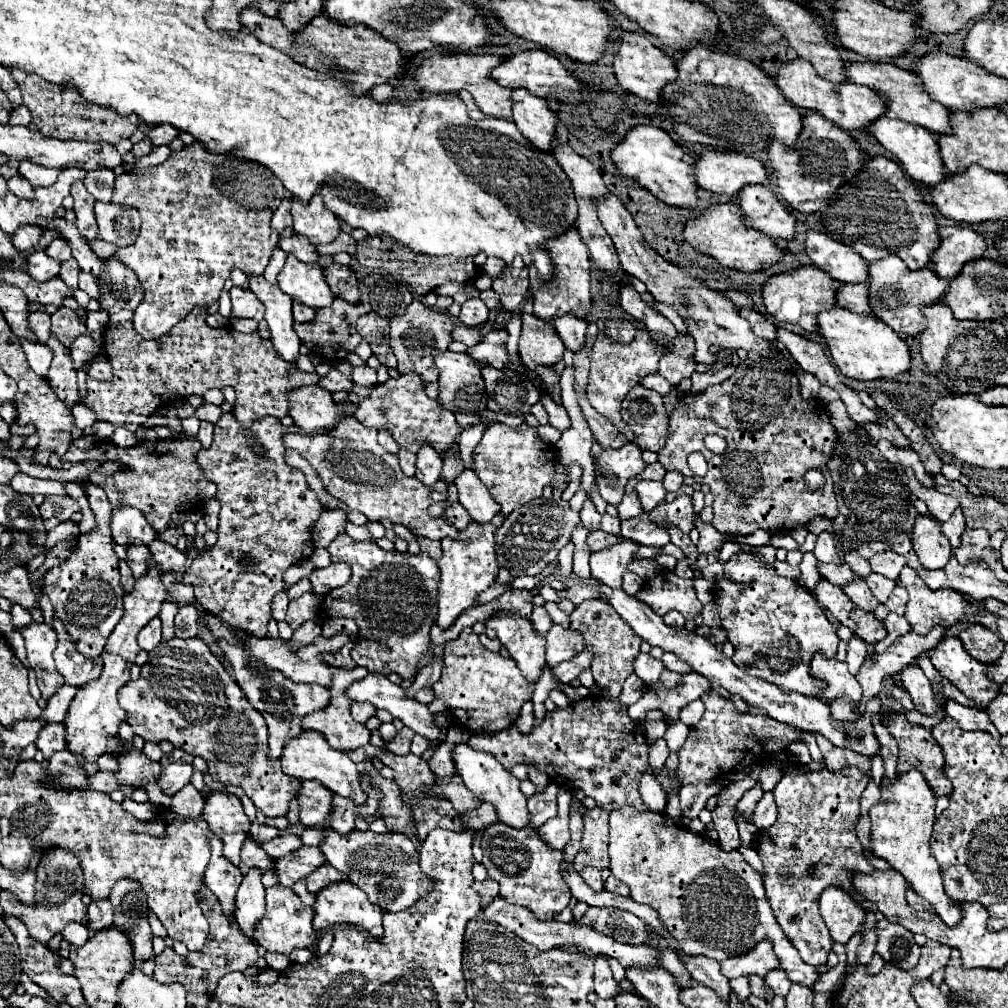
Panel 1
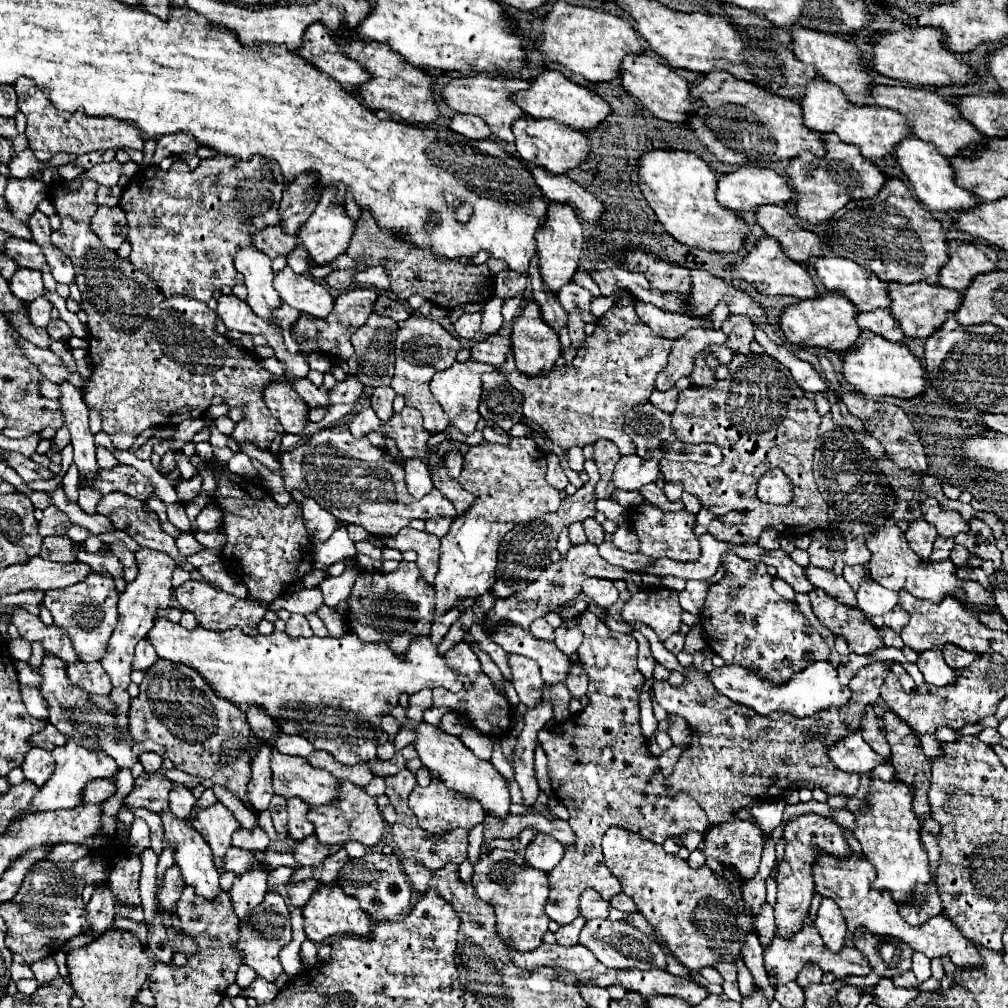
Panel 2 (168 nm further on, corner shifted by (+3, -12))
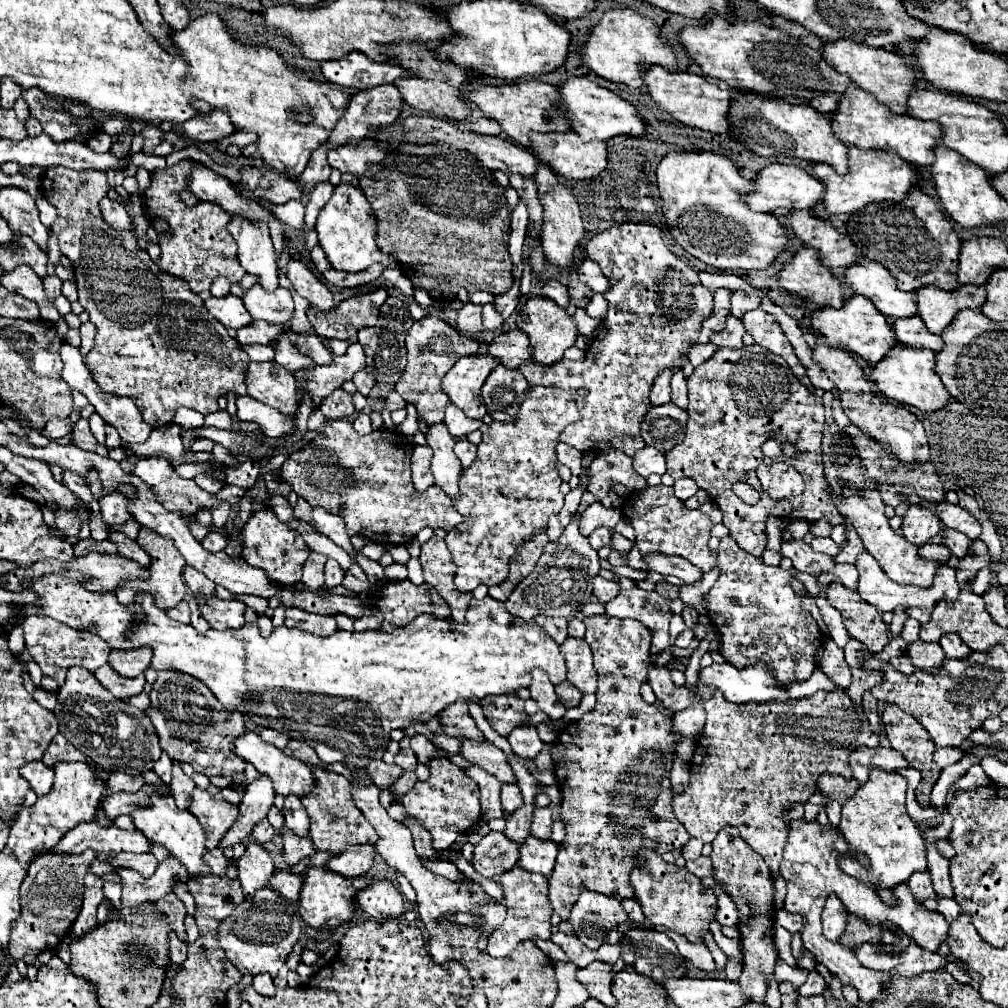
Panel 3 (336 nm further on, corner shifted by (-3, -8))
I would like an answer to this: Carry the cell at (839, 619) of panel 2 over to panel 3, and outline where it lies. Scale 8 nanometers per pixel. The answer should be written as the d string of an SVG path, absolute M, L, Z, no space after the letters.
M832 582L828 586L828 602L842 614L850 638L862 642L872 654L878 654L890 642L892 634L882 614L874 606L862 602L858 592Z

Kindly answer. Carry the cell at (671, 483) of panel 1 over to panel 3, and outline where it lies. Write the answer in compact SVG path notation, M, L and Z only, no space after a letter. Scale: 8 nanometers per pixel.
M680 478L674 482L674 492L680 500L688 500L690 496L694 496L698 492L698 486L690 478Z

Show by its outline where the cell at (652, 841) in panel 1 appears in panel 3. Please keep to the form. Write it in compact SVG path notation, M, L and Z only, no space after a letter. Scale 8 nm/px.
M642 850L640 868L634 868L630 878L634 896L652 926L664 926L686 936L688 942L700 942L700 936L708 930L708 924L716 914L716 896L712 890L700 890L700 878L690 874L686 868L666 864L654 850Z

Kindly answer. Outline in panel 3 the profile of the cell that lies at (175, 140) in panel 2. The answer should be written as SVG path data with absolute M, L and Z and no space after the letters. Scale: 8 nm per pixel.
M224 108L214 110L210 116L202 116L202 118L194 116L188 122L184 122L182 128L184 128L184 134L196 142L214 142L236 132Z

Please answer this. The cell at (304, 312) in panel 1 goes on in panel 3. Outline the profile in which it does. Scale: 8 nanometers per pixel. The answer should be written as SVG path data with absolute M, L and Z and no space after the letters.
M254 284L244 292L242 300L254 320L266 320L268 324L288 324L294 314L292 294L286 288L266 292L260 284Z

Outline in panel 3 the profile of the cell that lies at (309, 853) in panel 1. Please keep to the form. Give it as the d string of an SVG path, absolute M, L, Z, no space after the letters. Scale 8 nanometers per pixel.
M360 844L354 848L348 848L346 852L342 852L340 856L334 856L328 860L328 868L344 878L358 878L362 874L366 874L372 866L376 848L370 844Z

